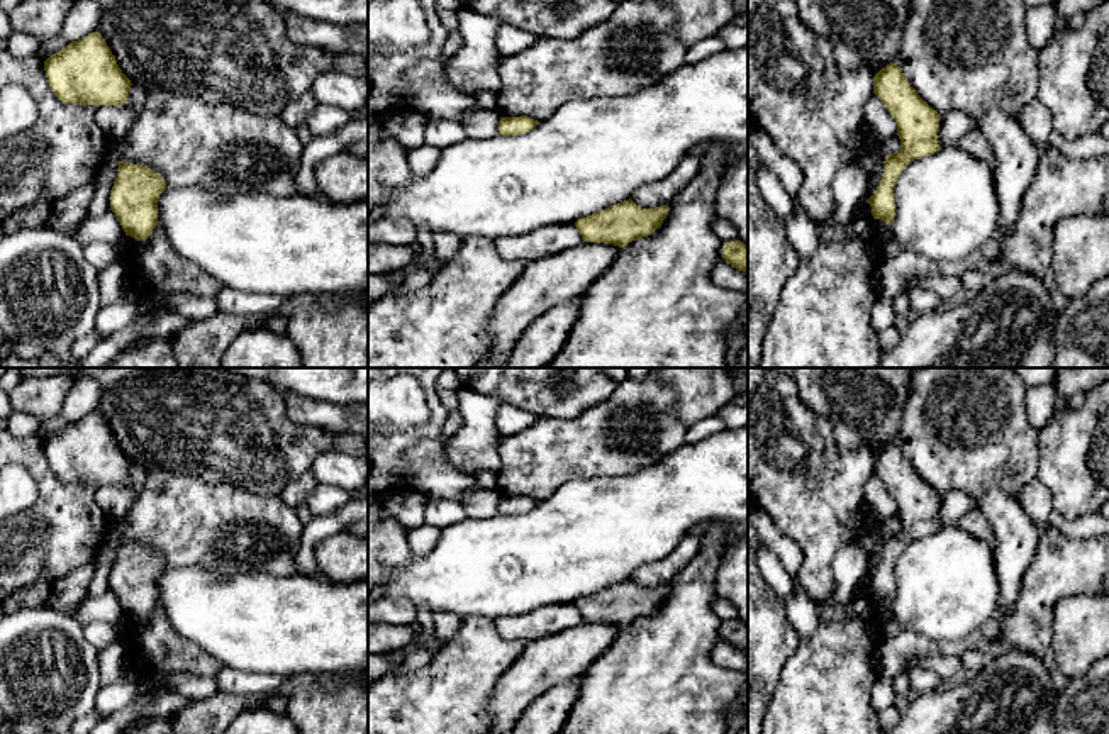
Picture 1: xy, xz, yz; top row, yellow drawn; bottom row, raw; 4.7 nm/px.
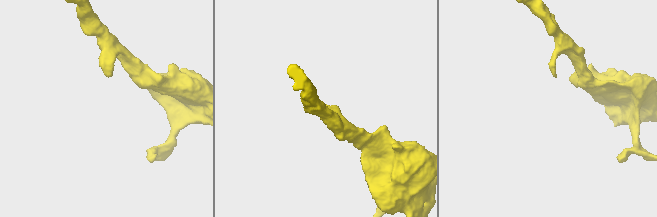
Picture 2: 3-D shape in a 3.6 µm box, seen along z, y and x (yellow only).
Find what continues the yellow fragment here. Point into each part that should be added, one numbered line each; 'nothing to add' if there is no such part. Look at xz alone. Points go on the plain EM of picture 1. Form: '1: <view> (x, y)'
nothing to add

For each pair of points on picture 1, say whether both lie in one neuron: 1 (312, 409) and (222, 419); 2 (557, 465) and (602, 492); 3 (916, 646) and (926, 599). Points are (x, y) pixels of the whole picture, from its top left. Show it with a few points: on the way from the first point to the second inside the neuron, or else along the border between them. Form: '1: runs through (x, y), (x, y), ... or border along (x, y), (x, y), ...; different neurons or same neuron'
1: border along (282, 394), (292, 421), (314, 424), (323, 431); different neurons
2: border along (619, 475), (574, 477), (546, 499); different neurons
3: border along (901, 629), (911, 629), (931, 639), (958, 641); different neurons

